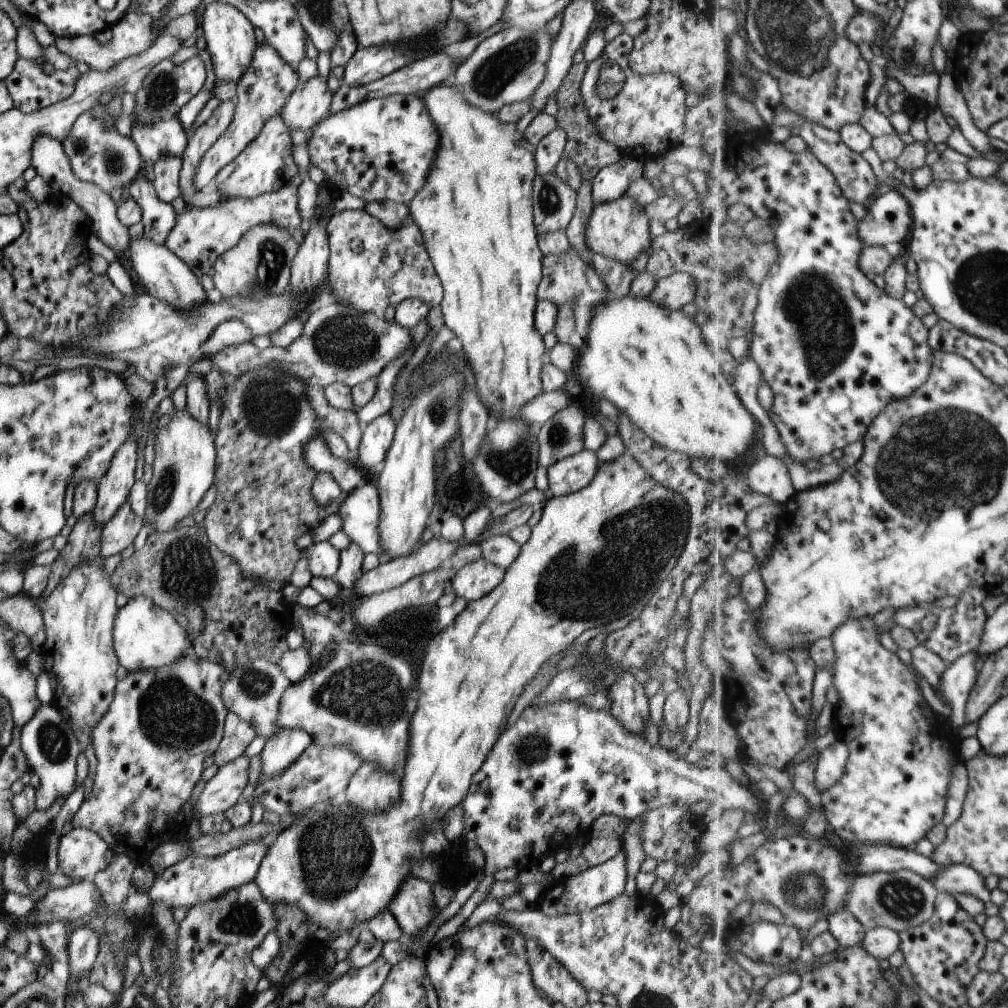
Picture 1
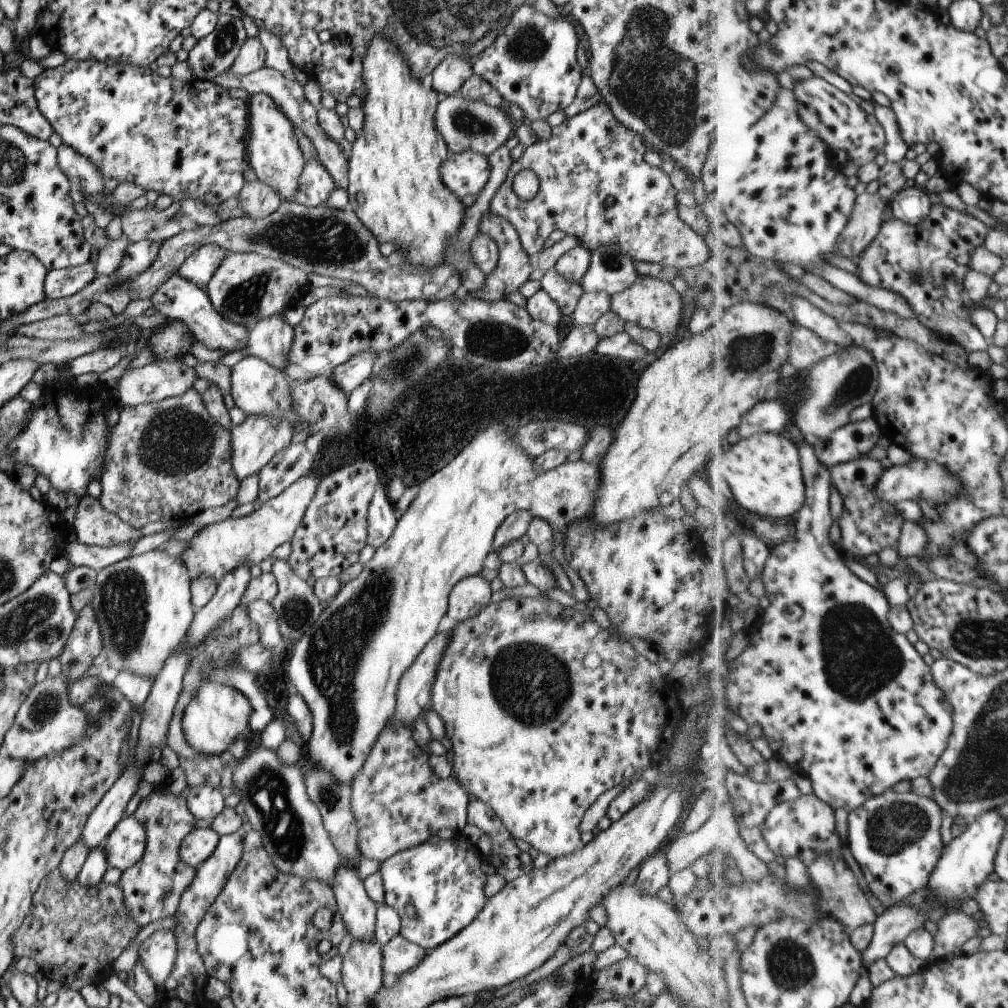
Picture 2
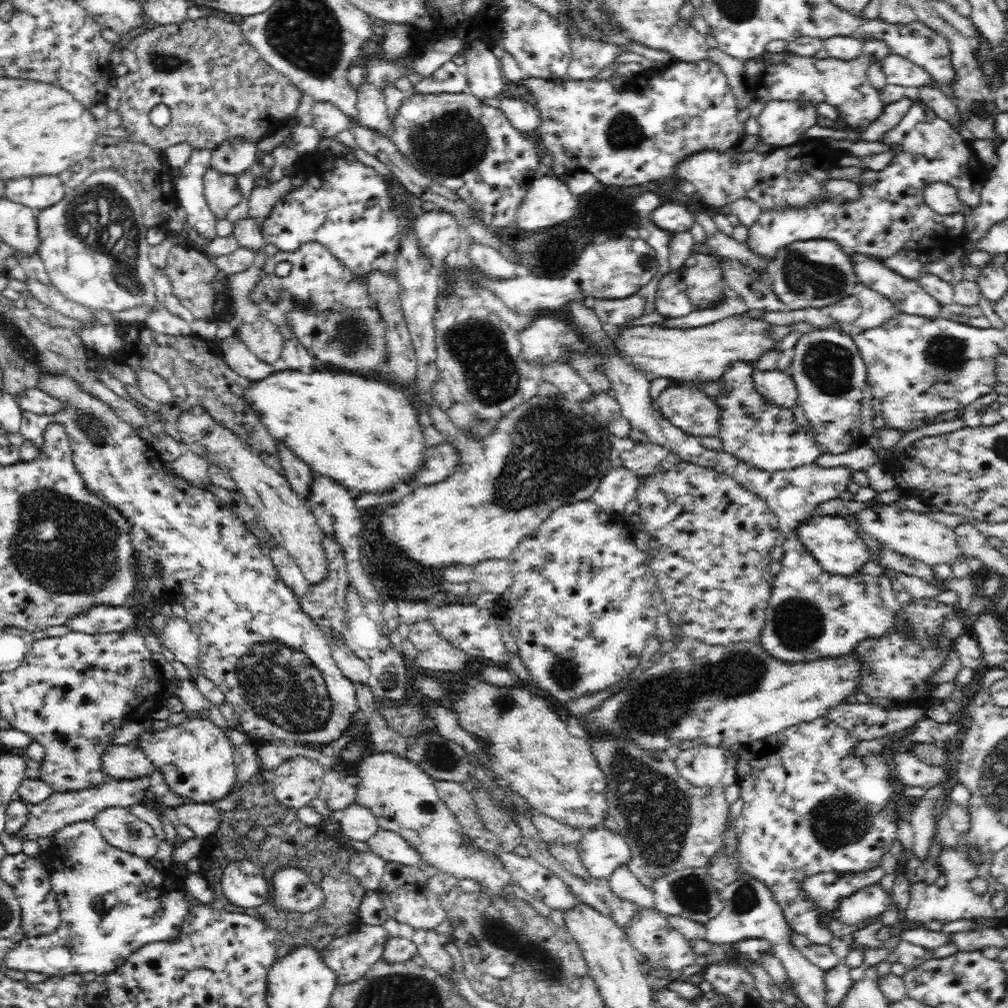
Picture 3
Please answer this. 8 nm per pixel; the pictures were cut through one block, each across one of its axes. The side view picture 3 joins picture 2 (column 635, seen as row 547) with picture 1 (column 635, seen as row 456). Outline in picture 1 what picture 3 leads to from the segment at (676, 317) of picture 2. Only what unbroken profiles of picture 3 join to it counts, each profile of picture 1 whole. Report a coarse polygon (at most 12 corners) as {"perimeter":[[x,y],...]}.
{"perimeter":[[636,199],[593,205],[591,254],[625,265],[650,254],[649,218]]}

